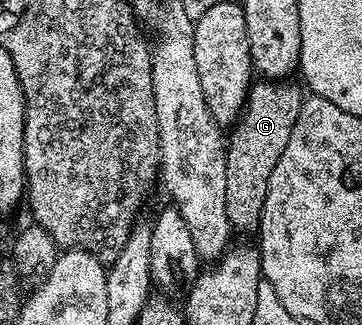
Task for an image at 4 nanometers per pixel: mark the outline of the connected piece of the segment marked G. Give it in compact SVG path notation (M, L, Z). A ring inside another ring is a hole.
M260 79L249 88L244 109L236 118L226 137L226 219L230 219L237 234L255 234L260 227L262 207L266 203L266 187L270 187L270 175L282 151L294 123L298 123L298 111L305 94L292 79Z

